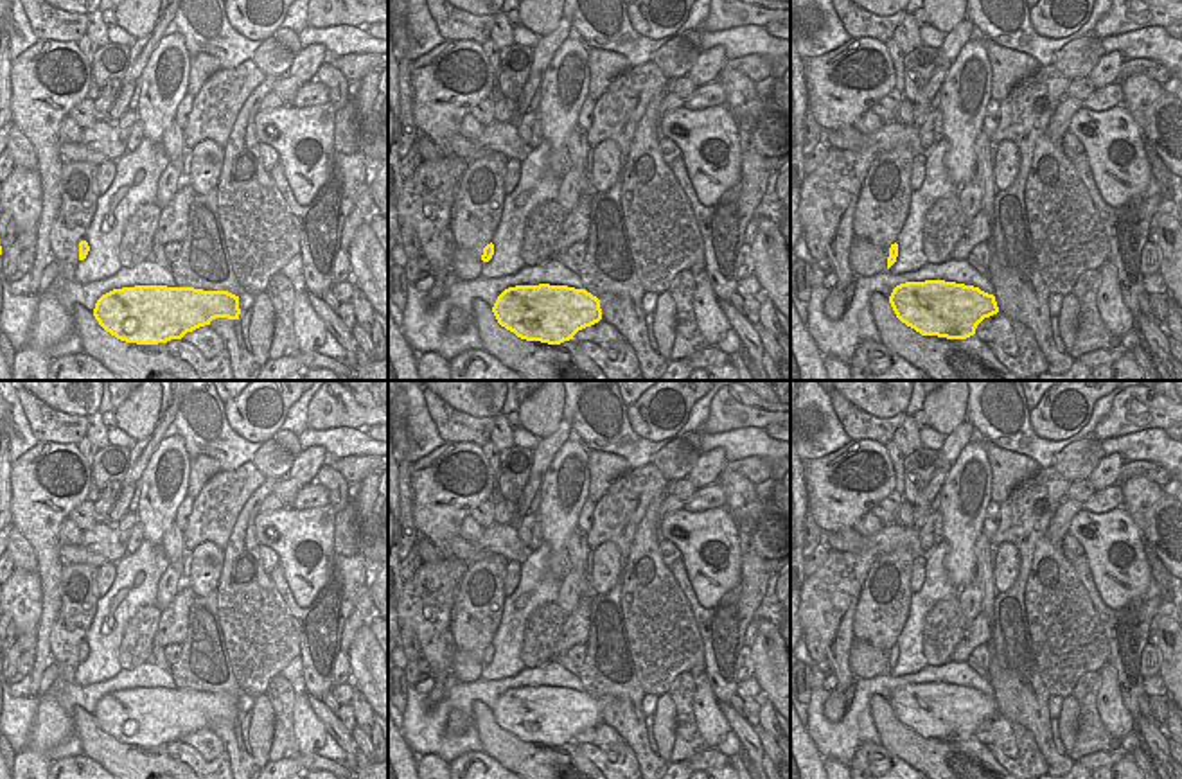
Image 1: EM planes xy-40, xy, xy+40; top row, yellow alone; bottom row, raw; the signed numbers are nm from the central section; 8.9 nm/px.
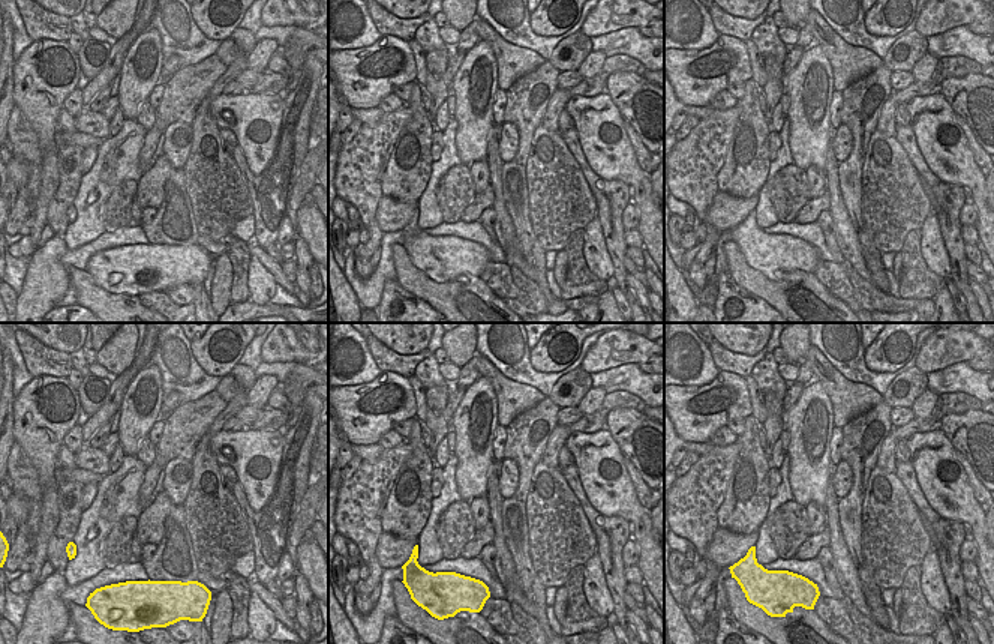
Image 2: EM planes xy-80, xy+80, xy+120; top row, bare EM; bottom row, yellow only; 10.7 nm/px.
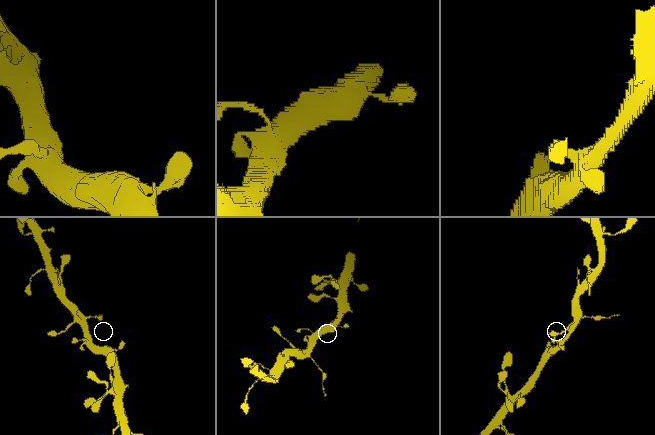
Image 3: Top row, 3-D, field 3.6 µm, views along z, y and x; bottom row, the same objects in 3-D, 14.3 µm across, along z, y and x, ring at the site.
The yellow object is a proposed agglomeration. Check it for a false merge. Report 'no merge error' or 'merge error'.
no merge error

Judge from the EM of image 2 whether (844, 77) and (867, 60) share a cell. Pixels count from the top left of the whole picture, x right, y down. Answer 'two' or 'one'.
one

